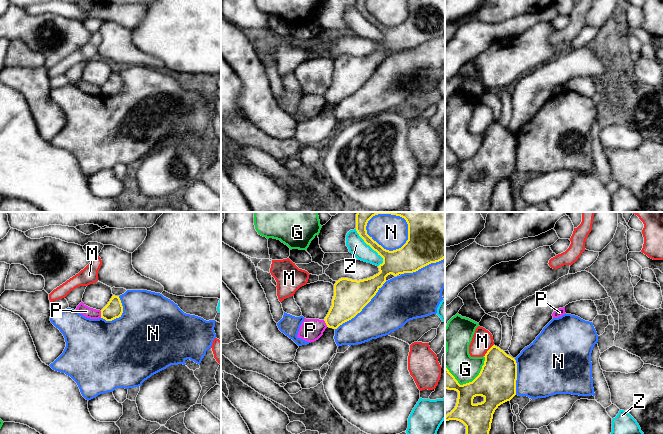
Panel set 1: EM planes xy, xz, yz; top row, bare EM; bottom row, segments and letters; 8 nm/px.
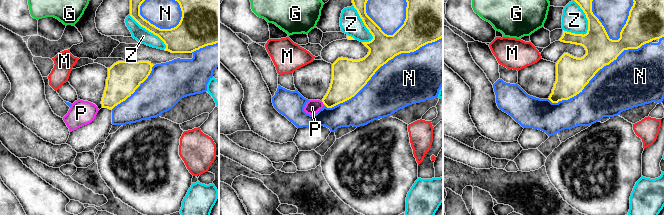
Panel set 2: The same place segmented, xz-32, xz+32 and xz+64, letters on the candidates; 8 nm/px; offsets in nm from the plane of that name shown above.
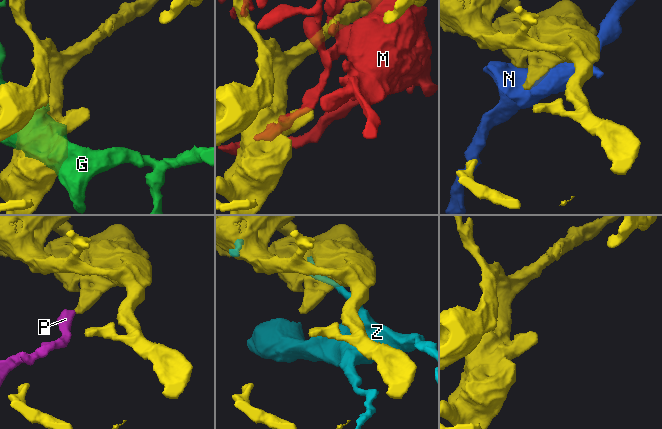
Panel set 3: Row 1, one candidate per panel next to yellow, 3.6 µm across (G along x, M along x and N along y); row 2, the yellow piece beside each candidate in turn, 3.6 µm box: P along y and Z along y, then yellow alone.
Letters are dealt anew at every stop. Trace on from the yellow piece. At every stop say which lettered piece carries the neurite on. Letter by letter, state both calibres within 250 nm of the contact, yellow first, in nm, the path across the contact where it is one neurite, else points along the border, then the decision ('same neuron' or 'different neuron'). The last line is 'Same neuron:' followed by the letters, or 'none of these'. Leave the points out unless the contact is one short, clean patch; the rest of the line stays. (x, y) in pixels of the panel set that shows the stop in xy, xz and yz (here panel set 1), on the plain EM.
G: 320 nm thick on the yellow side, 220 nm on the other; different neuron
M: 300 nm thick on the yellow side, 170 nm on the other; different neuron
N: 240 nm thick on the yellow side, 200 nm on the other; different neuron
P: 140 nm thick on the yellow side, 90 nm on the other; border along xy (100, 87), (101, 93); different neuron
Z: 200 nm thick on the yellow side, 140 nm on the other; different neuron
Same neuron: none of these

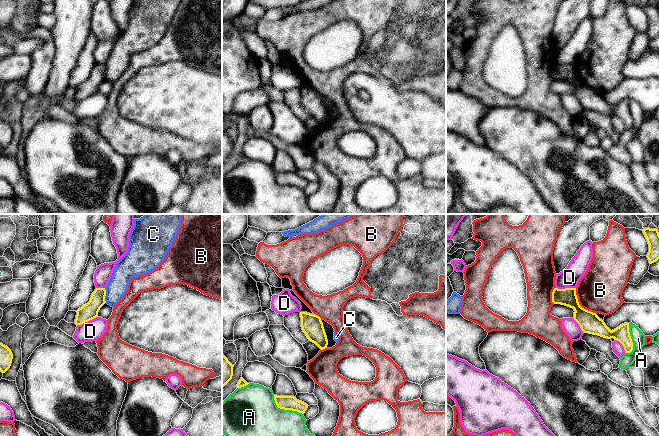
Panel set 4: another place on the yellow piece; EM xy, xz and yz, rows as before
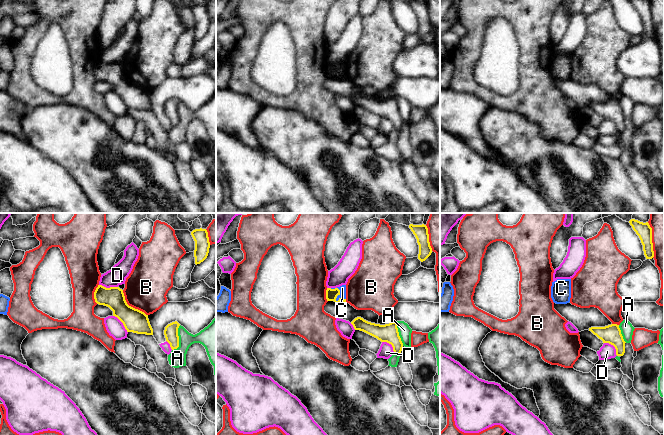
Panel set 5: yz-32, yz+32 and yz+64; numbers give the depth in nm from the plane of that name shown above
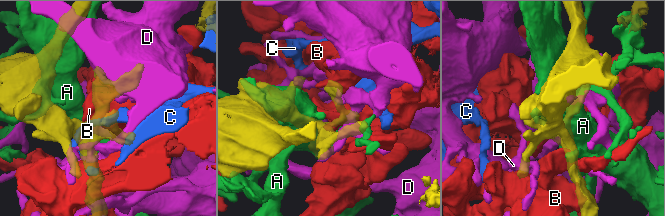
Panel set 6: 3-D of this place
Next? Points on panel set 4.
A: 110 nm thick on the yellow side, 480 nm on the other; different neuron
B: 170 nm thick on the yellow side, 360 nm on the other; different neuron
C: 140 nm thick on the yellow side, 160 nm on the other; different neuron
D: 140 nm thick on the yellow side, 170 nm on the other; different neuron
Same neuron: none of these

